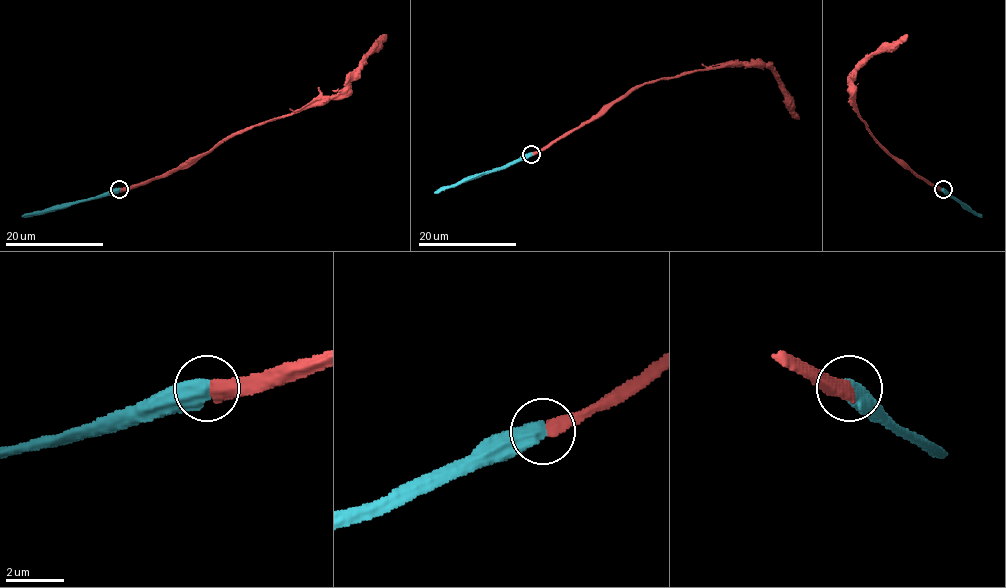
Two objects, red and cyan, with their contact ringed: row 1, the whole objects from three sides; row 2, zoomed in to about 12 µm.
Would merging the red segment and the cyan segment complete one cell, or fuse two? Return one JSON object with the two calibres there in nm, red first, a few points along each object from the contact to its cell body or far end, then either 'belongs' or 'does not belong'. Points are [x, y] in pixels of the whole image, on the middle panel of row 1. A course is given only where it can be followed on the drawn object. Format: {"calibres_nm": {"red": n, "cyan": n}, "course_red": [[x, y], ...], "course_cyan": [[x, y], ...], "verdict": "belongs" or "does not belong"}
{"calibres_nm": {"red": 500, "cyan": 650}, "course_red": [[532, 154], [602, 115], [614, 103], [646, 83], [722, 65], [765, 63], [783, 87], [785, 104], [797, 119]], "course_cyan": [[532, 154], [466, 177], [434, 193]], "verdict": "belongs"}

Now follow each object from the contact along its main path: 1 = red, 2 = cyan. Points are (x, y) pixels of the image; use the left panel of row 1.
1: (119, 189), (130, 189), (189, 167), (202, 154), (252, 126), (325, 104), (361, 67), (363, 61), (385, 34)
2: (119, 189), (22, 216)

